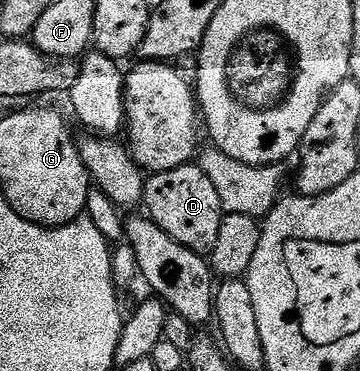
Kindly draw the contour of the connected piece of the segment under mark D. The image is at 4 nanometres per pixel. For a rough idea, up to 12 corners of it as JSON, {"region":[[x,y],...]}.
{"region":[[200,165],[150,173],[143,210],[212,255],[223,211]]}

